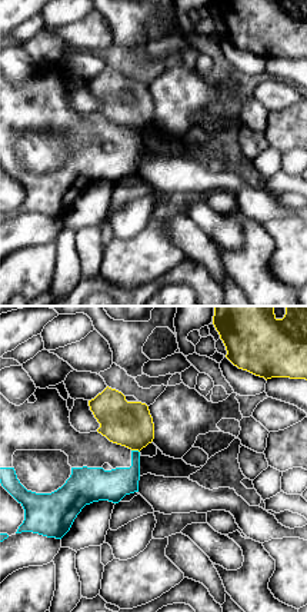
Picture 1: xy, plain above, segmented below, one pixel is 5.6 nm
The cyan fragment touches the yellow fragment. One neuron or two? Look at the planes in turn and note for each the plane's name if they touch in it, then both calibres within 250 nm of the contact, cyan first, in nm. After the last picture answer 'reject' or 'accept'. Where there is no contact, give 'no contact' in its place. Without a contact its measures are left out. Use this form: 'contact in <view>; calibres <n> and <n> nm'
contact in xy; calibres 180 and 260 nm

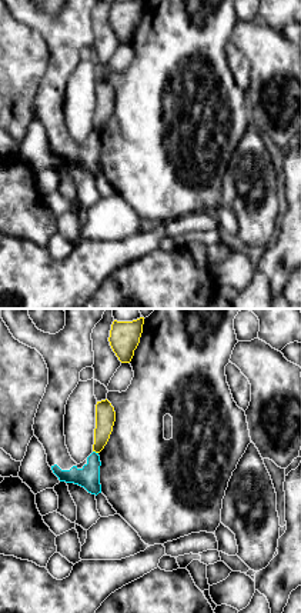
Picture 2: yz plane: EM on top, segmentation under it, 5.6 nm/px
contact in yz; calibres 130 and 110 nm

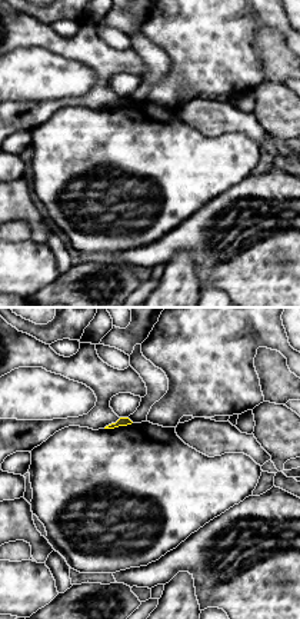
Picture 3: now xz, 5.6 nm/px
no contact

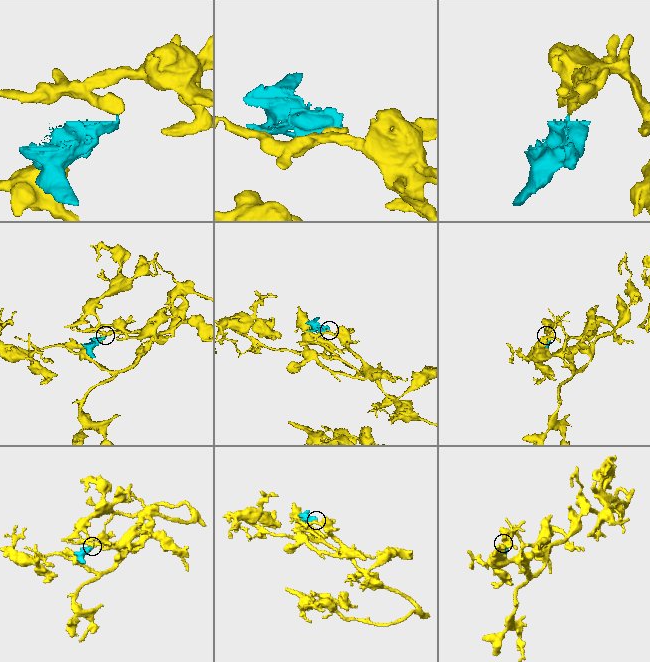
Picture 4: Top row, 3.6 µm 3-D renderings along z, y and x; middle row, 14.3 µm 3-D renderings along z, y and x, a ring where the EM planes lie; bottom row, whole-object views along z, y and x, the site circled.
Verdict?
reject

